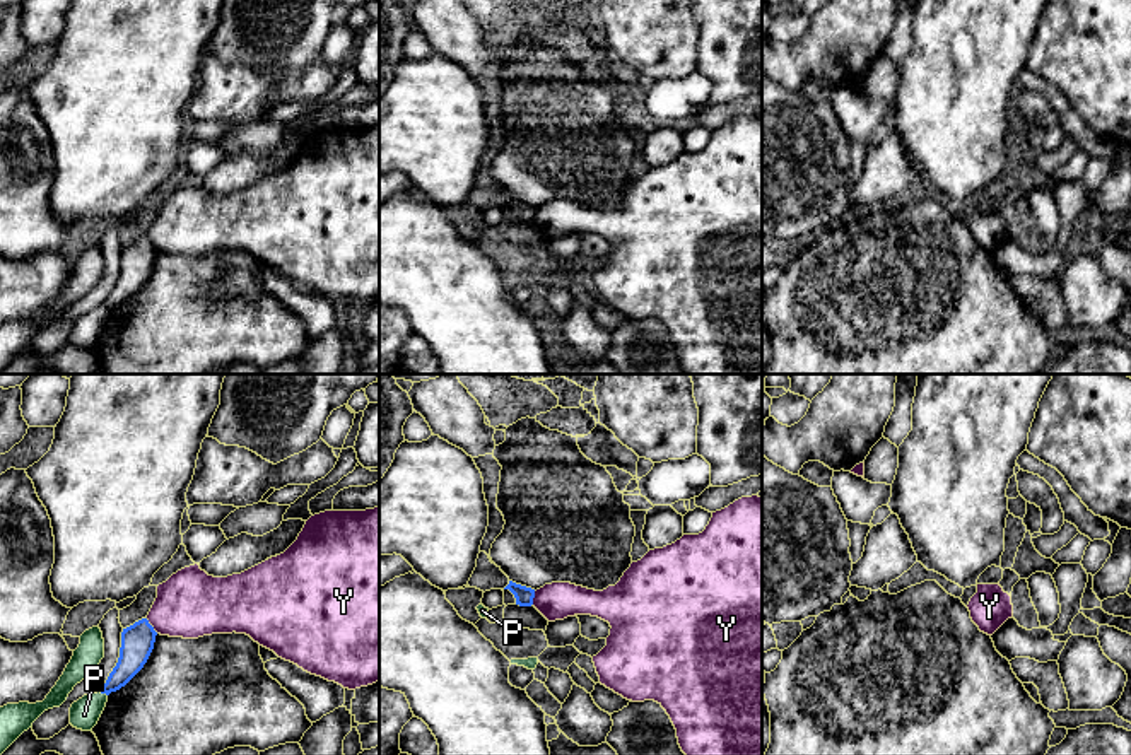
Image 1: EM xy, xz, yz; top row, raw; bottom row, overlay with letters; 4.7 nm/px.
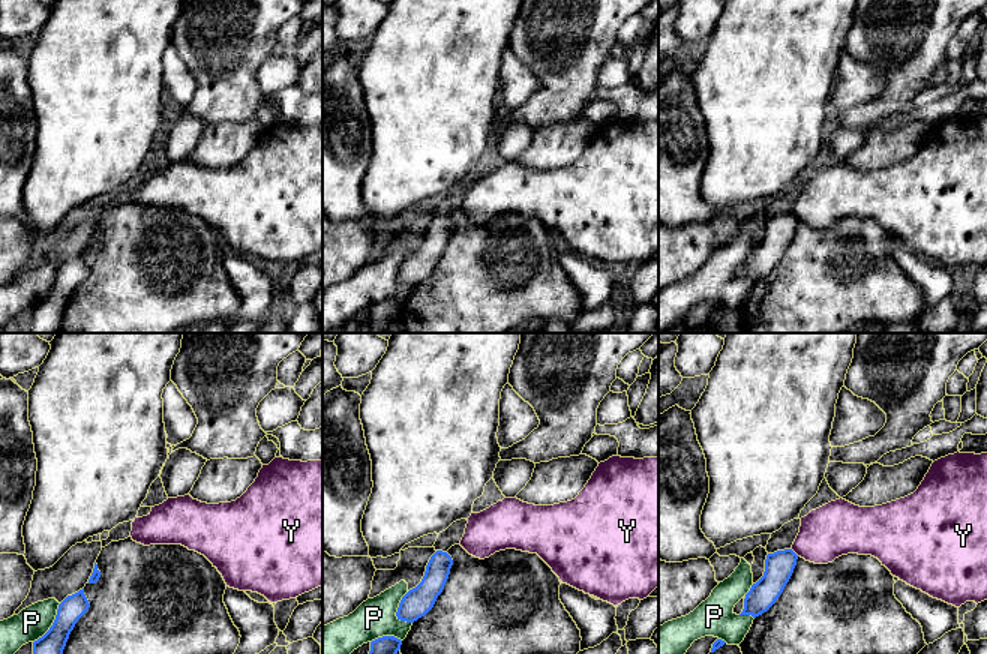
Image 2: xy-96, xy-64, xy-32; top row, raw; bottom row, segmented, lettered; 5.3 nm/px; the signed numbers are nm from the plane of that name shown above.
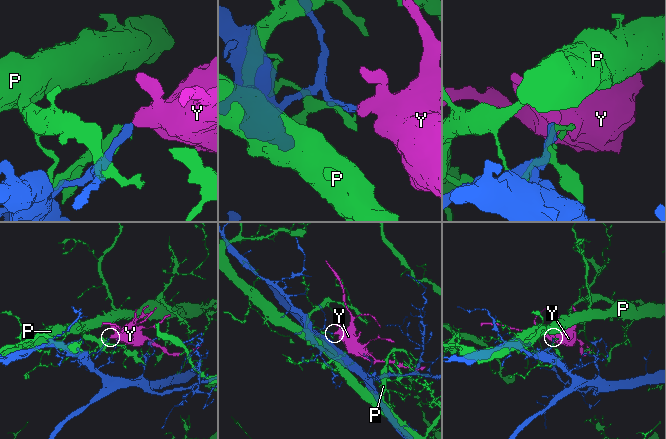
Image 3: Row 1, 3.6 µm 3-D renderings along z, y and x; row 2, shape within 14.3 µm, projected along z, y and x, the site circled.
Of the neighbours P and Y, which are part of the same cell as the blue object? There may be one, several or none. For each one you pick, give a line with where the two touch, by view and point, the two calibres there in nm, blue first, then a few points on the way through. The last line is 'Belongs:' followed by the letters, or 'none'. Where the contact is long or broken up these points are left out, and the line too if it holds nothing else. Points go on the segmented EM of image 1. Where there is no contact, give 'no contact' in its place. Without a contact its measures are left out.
Belongs: none

